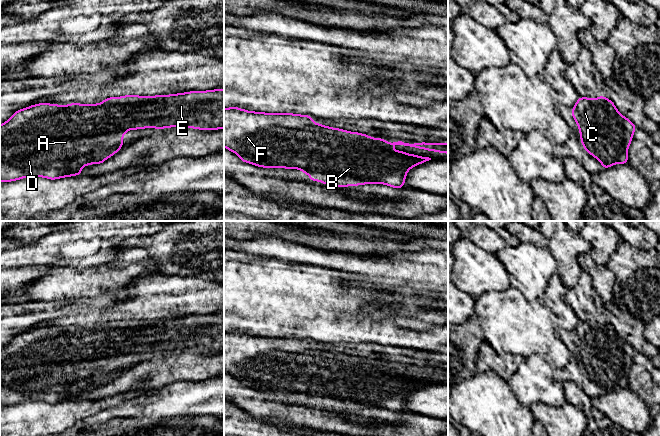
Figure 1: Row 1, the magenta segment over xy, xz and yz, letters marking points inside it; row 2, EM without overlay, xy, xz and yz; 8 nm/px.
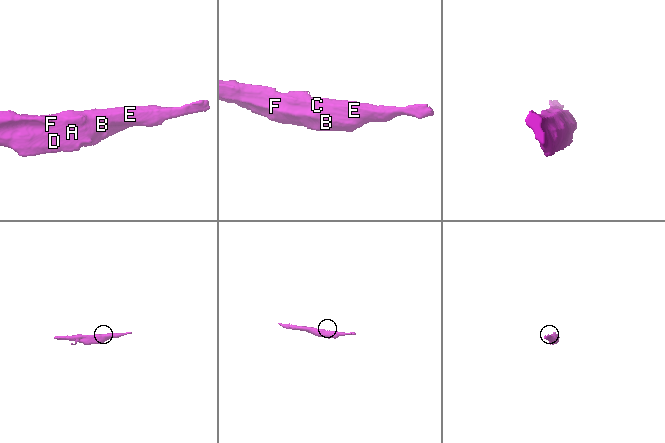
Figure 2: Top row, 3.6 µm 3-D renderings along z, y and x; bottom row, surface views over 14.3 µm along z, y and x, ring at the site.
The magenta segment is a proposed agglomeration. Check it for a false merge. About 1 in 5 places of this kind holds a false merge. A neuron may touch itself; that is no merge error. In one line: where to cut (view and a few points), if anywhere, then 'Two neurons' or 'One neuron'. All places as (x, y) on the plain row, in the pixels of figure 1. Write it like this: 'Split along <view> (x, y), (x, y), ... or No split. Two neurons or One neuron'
No split. One neuron

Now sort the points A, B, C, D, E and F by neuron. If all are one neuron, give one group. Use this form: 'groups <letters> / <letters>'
groups A B C D E F

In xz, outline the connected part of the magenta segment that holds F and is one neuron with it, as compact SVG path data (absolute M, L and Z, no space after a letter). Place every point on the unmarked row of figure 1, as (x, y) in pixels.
M239 331L224 332L224 371L238 379L242 386L262 392L299 393L307 398L311 405L319 405L329 410L384 408L397 413L404 410L406 399L411 392L431 382L396 375L392 372L393 370L404 369L448 378L448 367L413 366L409 368L402 365L390 367L383 362L372 362L359 356L324 350L314 346L311 342L311 339L255 336Z

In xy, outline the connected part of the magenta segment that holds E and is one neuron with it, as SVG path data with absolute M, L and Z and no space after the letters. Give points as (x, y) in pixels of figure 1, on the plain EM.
M224 313L190 315L169 319L125 319L109 321L97 328L71 327L67 329L34 328L20 333L0 349L0 406L22 402L42 401L50 404L78 400L82 392L103 388L123 371L123 360L129 354L171 351L199 354L224 353Z

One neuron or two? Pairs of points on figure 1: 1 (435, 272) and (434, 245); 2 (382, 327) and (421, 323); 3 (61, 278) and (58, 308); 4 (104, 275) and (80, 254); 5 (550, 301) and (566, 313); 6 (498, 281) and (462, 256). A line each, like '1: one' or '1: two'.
1: two
2: two
3: two
4: two
5: one
6: one

